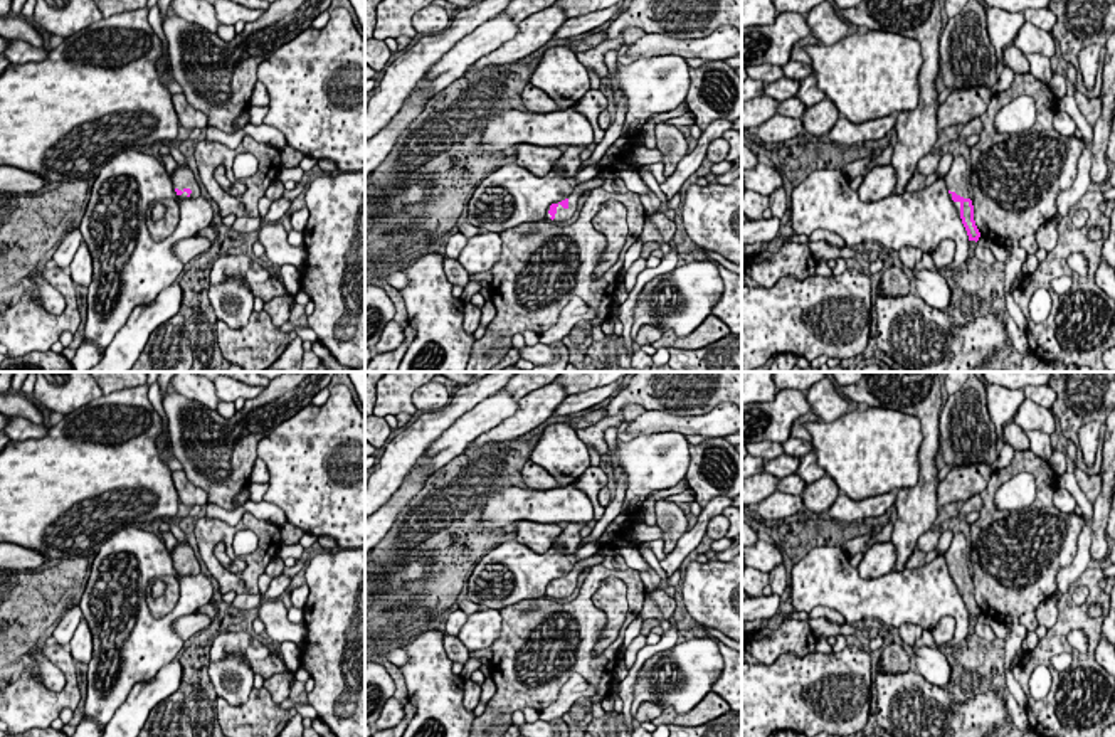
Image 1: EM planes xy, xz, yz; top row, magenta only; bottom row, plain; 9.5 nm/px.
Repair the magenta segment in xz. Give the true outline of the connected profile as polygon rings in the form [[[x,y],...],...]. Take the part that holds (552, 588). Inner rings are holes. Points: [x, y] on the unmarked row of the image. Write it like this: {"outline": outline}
{"outline": [[[599,549],[592,557],[579,560],[572,572],[562,579],[555,579],[547,586],[545,596],[552,599],[568,597],[577,587],[577,579],[582,569],[589,569],[602,562],[602,550]]]}

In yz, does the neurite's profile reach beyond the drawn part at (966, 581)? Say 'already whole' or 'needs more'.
needs more

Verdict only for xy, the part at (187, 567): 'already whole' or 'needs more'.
needs more

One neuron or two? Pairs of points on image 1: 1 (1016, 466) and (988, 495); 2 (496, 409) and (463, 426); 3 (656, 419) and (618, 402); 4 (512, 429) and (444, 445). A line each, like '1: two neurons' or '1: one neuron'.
1: one neuron
2: one neuron
3: two neurons
4: two neurons

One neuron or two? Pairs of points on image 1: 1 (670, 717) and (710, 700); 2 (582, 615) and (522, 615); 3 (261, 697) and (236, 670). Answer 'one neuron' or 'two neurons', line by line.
1: one neuron
2: one neuron
3: two neurons

